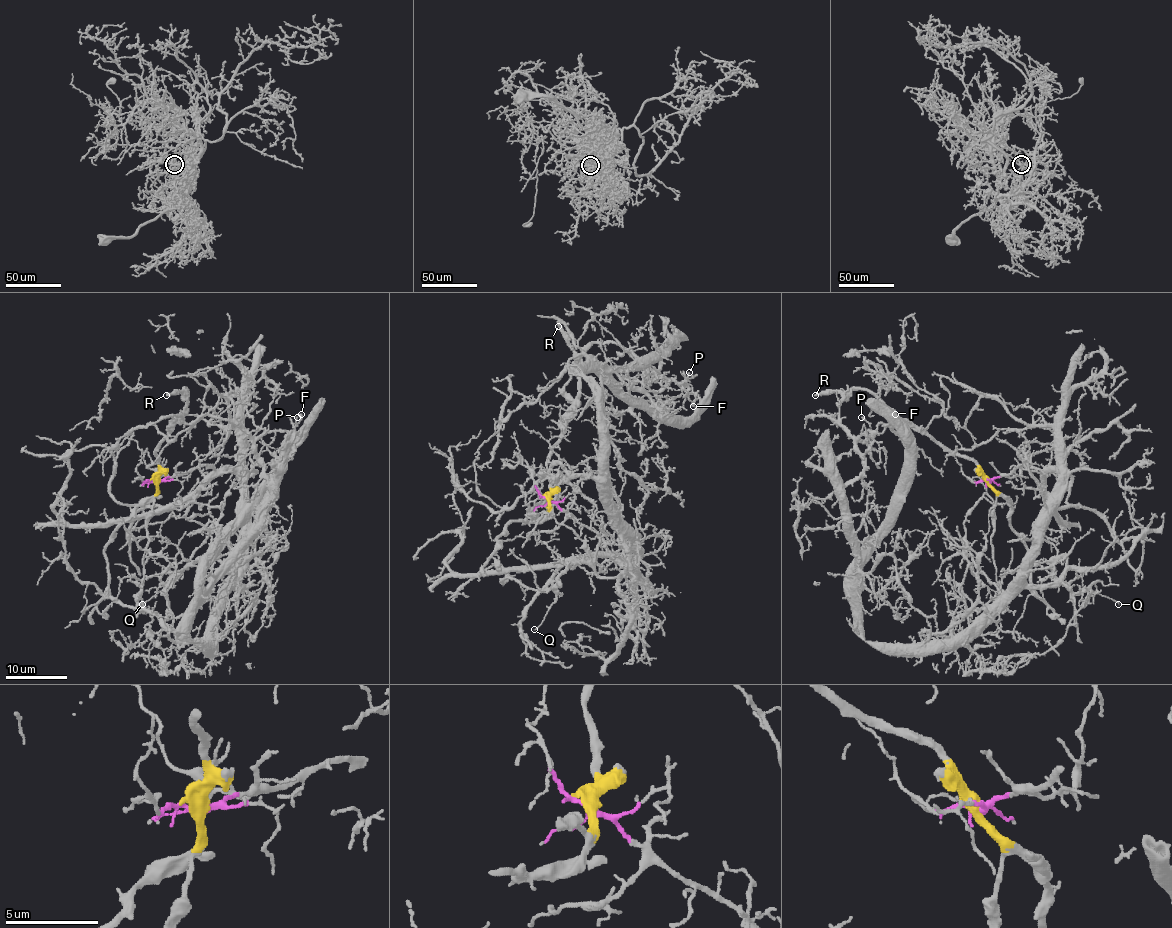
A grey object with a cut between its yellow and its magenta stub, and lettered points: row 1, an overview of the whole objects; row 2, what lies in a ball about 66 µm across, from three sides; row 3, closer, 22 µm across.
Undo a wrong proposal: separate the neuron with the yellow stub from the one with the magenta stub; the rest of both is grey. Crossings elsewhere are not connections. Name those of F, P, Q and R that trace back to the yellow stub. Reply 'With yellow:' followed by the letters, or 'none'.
With yellow: R

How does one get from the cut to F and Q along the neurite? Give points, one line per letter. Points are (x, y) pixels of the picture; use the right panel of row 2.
F: (988, 481), (1019, 466), (1059, 475), (1031, 565), (959, 634), (868, 643), (843, 489), (869, 431), (895, 414)
Q: (988, 481), (1019, 466), (1054, 470), (1025, 582), (1051, 585), (1066, 556), (1052, 573), (1118, 605)

